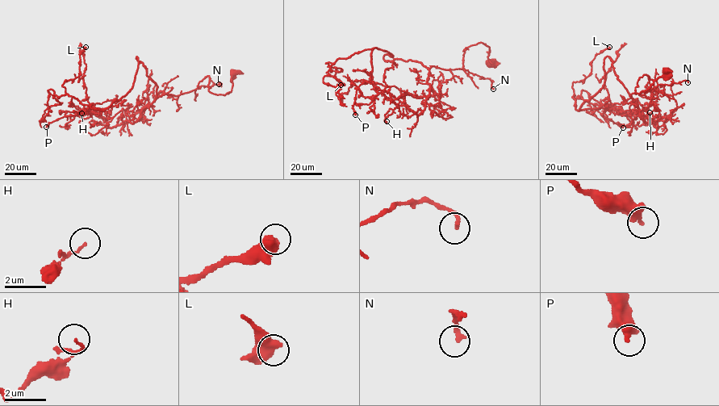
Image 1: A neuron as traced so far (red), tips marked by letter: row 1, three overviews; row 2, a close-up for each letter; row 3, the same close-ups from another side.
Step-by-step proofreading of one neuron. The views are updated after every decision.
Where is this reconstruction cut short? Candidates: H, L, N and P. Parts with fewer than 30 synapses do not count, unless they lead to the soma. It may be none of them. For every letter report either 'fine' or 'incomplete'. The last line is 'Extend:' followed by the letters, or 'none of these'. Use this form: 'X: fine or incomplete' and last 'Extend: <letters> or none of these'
H: fine
L: fine
N: fine
P: fine
Extend: none of these

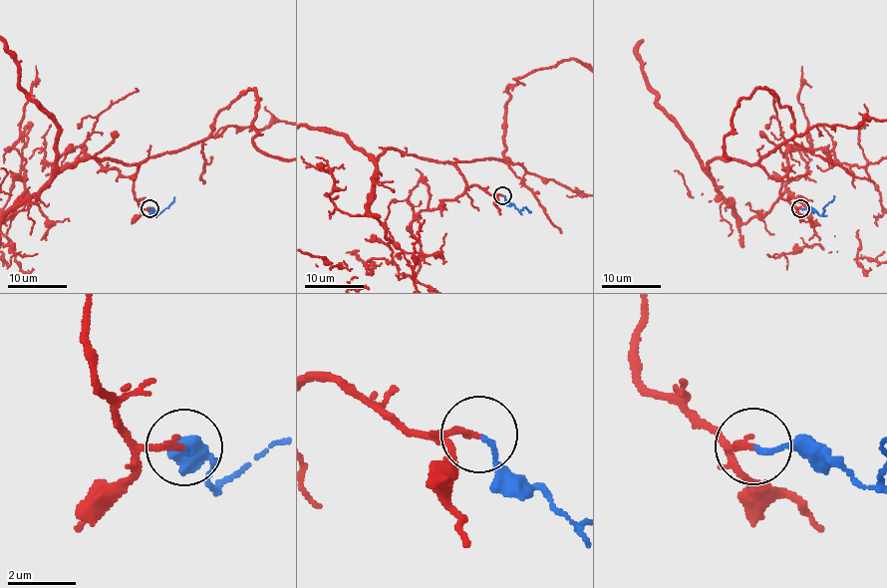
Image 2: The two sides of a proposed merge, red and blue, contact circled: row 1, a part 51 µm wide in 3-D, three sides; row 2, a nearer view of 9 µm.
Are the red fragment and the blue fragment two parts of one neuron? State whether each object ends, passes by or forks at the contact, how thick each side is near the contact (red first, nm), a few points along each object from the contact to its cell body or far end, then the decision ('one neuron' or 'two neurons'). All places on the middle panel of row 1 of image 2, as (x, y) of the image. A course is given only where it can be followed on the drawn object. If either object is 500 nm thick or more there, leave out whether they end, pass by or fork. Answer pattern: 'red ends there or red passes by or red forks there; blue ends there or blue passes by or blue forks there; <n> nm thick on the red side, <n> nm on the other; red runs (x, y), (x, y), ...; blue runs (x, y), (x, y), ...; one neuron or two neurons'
red ends there; blue ends there; 170 nm thick on the red side, 130 nm on the other; blue runs (501, 195), (519, 210), (525, 207), (529, 212); one neuron

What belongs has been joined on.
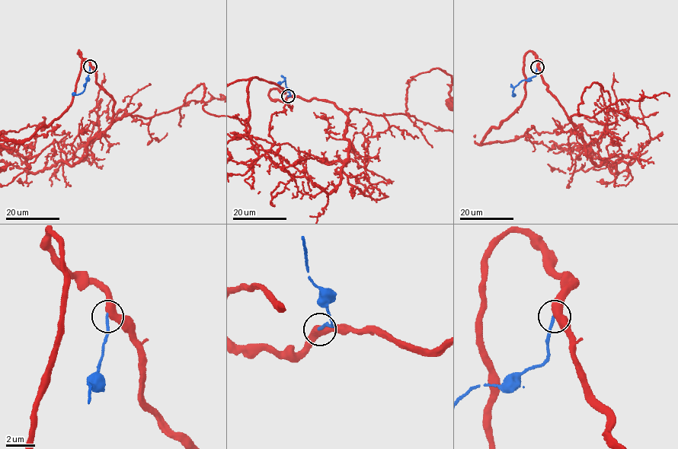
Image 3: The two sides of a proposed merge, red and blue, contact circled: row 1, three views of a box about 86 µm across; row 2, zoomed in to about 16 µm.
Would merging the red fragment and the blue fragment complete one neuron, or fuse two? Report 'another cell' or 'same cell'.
another cell

